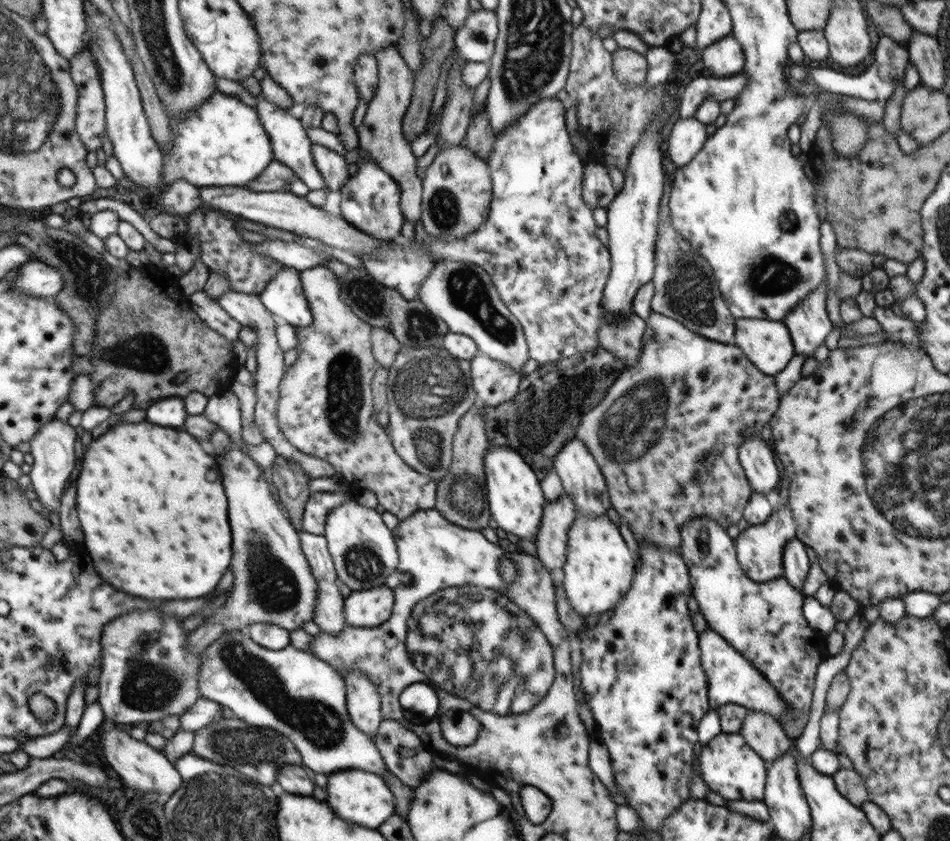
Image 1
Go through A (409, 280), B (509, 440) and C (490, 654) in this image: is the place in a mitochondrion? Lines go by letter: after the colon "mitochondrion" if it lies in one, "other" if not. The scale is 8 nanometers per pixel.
A: other
B: other
C: mitochondrion

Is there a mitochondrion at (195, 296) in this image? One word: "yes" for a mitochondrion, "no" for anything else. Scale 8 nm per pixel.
no

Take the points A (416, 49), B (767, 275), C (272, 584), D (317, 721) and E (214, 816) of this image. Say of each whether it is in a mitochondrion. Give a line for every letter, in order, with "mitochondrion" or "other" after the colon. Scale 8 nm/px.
A: other
B: mitochondrion
C: mitochondrion
D: mitochondrion
E: mitochondrion

